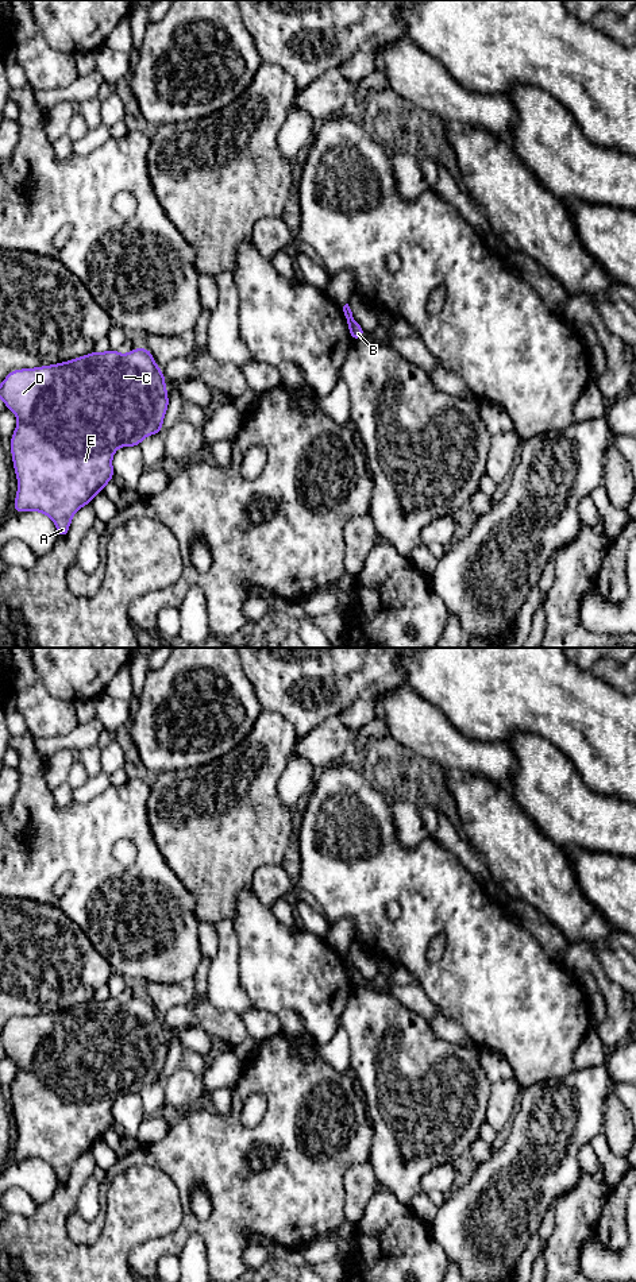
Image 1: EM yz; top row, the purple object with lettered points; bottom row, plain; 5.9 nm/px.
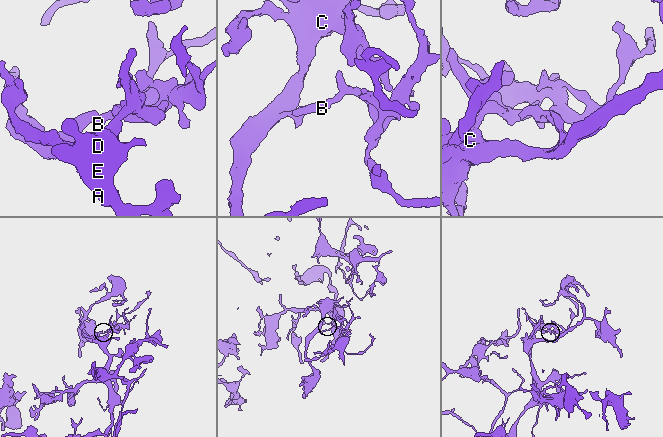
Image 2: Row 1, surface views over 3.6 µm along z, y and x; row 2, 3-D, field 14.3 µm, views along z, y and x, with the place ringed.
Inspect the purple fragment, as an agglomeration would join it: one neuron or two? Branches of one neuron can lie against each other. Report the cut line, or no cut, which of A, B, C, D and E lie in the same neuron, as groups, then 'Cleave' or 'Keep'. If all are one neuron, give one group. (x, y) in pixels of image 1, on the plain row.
Split along yz (347, 965), (351, 966). Groups: A C D E / B. Cleave

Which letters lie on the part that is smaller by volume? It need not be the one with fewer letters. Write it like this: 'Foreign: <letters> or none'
Foreign: B

